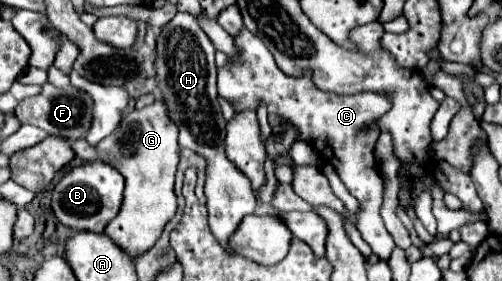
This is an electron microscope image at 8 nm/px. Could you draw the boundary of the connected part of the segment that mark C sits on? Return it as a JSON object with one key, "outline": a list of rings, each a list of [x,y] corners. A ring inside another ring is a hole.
{"outline":[[[246,28],[234,36],[234,46],[236,56],[228,56],[228,62],[218,68],[218,94],[226,98],[236,112],[256,110],[260,102],[266,104],[268,122],[274,136],[280,136],[288,124],[298,132],[300,142],[316,148],[318,154],[336,168],[348,192],[360,202],[356,212],[356,228],[372,252],[386,262],[394,250],[394,240],[388,236],[380,216],[384,182],[374,158],[374,144],[378,140],[376,120],[390,110],[390,100],[372,92],[354,96],[322,92],[312,84],[312,72],[304,72],[304,76],[288,76],[280,72],[264,42]]]}

